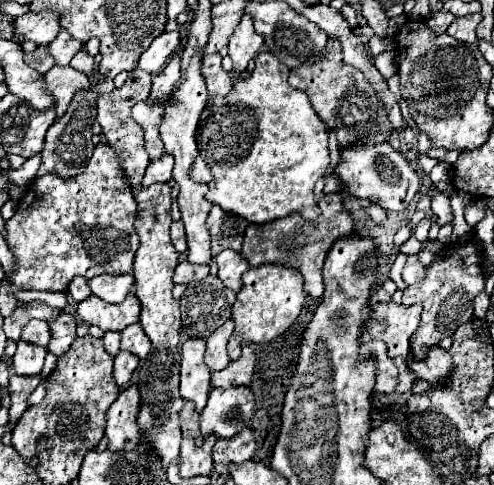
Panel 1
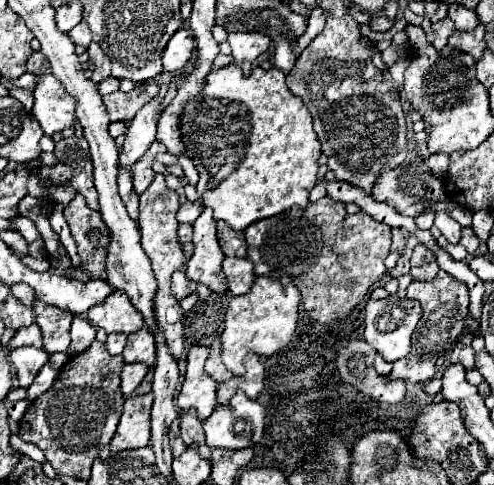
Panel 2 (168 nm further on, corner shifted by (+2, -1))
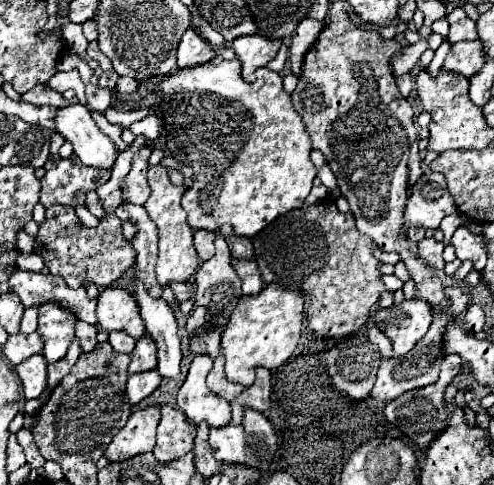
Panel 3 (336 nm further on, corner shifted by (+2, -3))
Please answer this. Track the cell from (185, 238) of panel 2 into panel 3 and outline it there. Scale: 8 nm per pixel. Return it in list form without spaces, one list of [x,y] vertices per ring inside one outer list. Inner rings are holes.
[[[195,230],[195,248],[201,260],[209,260],[215,254],[215,234],[205,230]]]

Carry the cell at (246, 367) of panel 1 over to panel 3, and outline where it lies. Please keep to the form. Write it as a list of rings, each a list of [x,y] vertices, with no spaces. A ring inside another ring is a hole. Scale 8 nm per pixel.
[[[257,368],[255,384],[243,390],[241,400],[233,400],[231,404],[233,424],[241,424],[245,408],[253,408],[257,412],[269,410],[269,404],[271,404],[269,396],[271,396],[271,374],[267,368]]]

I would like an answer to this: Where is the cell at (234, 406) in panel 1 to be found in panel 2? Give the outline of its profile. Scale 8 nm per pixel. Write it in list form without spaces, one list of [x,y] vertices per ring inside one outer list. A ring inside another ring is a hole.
[[[237,390],[229,404],[217,406],[213,414],[203,422],[203,430],[207,436],[207,446],[211,448],[227,448],[227,450],[241,450],[241,448],[251,448],[261,442],[263,438],[263,428],[265,428],[265,408],[247,398],[245,392]]]

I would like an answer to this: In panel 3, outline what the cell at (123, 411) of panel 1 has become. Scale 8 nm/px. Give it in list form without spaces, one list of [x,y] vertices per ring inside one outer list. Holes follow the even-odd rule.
[[[149,406],[145,410],[135,410],[127,424],[113,436],[111,444],[105,450],[109,462],[129,460],[137,454],[151,452],[155,446],[155,430],[159,424],[159,406]]]

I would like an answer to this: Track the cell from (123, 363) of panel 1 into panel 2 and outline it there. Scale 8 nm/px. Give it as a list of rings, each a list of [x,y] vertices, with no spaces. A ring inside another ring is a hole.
[[[139,362],[137,364],[125,364],[123,372],[121,372],[121,392],[125,396],[129,396],[141,384],[147,370],[149,368],[145,364],[139,364]]]

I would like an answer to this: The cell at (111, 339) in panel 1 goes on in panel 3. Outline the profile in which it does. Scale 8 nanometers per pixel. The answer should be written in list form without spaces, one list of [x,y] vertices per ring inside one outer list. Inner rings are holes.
[[[109,332],[109,342],[113,344],[115,352],[123,352],[129,354],[135,348],[135,338],[131,338],[127,332]]]

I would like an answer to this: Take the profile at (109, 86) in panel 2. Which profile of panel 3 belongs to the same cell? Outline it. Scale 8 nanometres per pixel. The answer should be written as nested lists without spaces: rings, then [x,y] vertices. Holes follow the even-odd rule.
[[[121,76],[119,82],[117,82],[115,92],[121,94],[121,96],[127,96],[127,94],[135,92],[137,88],[139,88],[139,80],[135,80],[135,78],[131,78],[131,76]]]

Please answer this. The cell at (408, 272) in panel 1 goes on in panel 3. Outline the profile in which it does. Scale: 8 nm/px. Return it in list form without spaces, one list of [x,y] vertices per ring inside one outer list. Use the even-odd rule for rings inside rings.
[[[423,238],[419,244],[419,256],[435,270],[443,268],[443,242],[437,242],[435,238]]]

